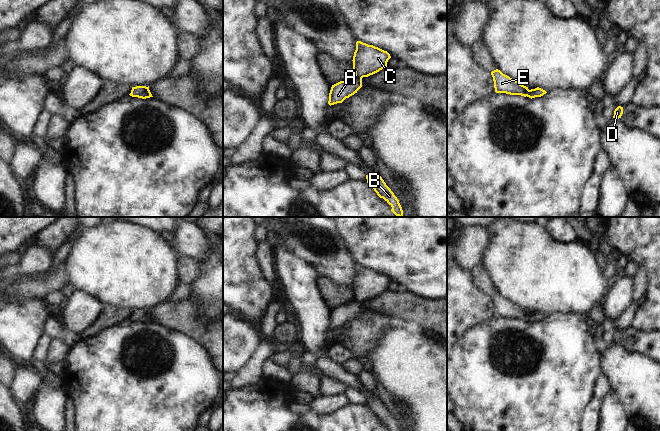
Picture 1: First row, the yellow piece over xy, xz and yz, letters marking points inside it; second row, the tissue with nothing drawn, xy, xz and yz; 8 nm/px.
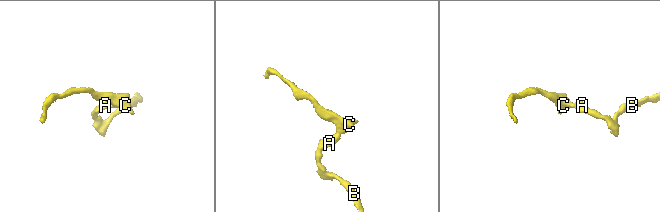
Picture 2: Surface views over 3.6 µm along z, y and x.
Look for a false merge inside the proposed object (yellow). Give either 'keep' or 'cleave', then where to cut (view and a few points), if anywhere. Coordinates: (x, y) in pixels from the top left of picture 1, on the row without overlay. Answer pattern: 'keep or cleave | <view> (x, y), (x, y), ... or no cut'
keep | no cut

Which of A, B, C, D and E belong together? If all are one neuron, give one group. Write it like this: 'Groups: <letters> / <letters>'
Groups: A B C D E.

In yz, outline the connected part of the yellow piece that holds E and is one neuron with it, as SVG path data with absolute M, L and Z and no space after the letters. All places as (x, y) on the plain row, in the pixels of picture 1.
M496 293L491 296L494 305L494 312L496 317L506 317L510 319L521 319L524 321L535 322L541 321L547 316L539 311L529 314L528 311L520 308L518 305L503 298Z

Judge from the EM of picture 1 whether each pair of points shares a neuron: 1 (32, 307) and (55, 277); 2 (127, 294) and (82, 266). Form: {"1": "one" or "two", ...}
{"1": "two", "2": "one"}

